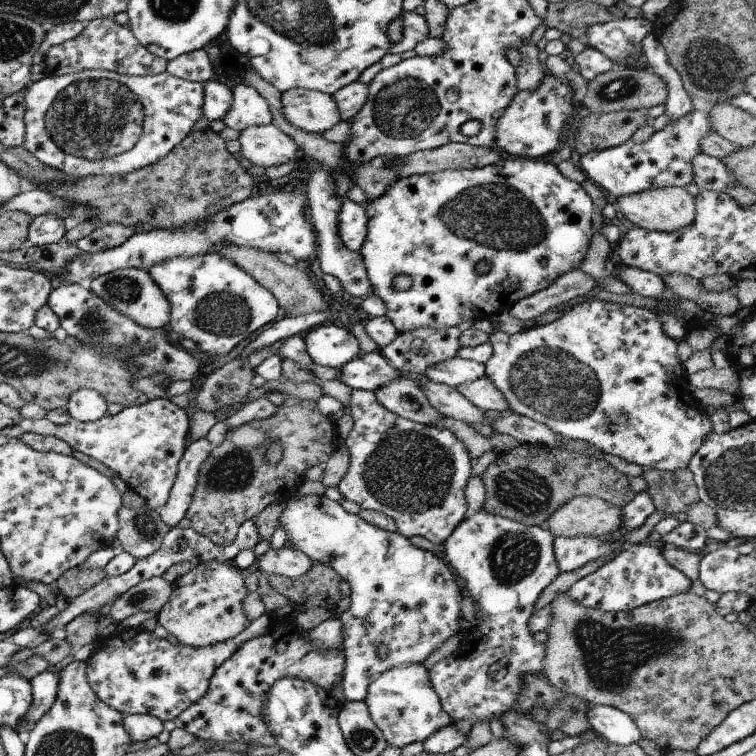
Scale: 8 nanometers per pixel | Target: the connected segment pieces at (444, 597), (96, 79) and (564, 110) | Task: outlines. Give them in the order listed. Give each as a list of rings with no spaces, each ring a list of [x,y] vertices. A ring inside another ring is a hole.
[[[293,495],[291,498],[288,498],[284,502],[284,508],[278,517],[278,528],[280,527],[286,538],[285,545],[290,546],[293,549],[299,550],[304,556],[307,556],[309,560],[313,563],[320,562],[320,564],[330,567],[341,580],[345,581],[349,585],[349,608],[340,614],[338,620],[343,626],[343,643],[342,643],[342,654],[344,655],[344,668],[342,671],[342,680],[340,681],[341,685],[341,694],[345,697],[345,702],[347,701],[363,701],[366,696],[366,689],[370,680],[373,679],[376,675],[379,675],[381,672],[387,671],[392,667],[399,667],[402,665],[409,664],[420,664],[424,658],[430,653],[433,652],[437,646],[439,646],[446,638],[449,638],[451,635],[459,635],[459,628],[457,625],[457,618],[461,614],[459,611],[459,601],[462,596],[459,594],[459,588],[453,580],[453,576],[449,572],[445,562],[437,558],[435,554],[420,550],[415,548],[411,542],[409,542],[407,537],[403,537],[397,532],[388,532],[380,530],[371,524],[365,523],[358,515],[348,514],[337,502],[332,502],[329,498],[326,498],[324,495],[321,496],[301,496],[300,498]],[[377,646],[385,646],[387,649],[387,657],[379,658],[377,656]]]
[[[86,69],[60,76],[44,76],[37,82],[31,82],[24,90],[24,145],[25,148],[38,162],[63,172],[71,178],[85,177],[88,175],[125,175],[129,172],[144,168],[163,159],[183,138],[192,131],[193,125],[202,117],[204,98],[204,84],[187,81],[163,72],[157,75],[119,75],[114,71],[101,69]]]
[[[544,76],[531,91],[519,91],[495,124],[495,145],[502,156],[523,159],[545,159],[558,148],[561,127],[565,124],[576,94],[561,80]]]

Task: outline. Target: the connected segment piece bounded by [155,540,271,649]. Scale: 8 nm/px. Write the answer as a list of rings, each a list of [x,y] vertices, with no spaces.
[[[260,540],[252,550],[255,560],[247,569],[212,560],[196,564],[172,584],[171,597],[156,612],[157,623],[176,638],[179,645],[195,649],[234,638],[250,624],[244,614],[244,599],[248,594],[244,586],[245,576],[258,570],[259,558],[270,547],[269,541]]]

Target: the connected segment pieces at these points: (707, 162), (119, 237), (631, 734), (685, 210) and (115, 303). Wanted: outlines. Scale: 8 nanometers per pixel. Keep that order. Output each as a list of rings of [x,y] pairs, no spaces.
[[[700,153],[692,161],[692,178],[701,191],[727,193],[728,189],[737,186],[732,173],[719,159]]]
[[[106,223],[93,230],[89,236],[81,238],[74,246],[86,254],[96,254],[120,246],[134,234],[132,227],[116,223]]]
[[[589,705],[586,715],[597,737],[607,743],[625,746],[642,738],[632,719],[617,708]]]
[[[683,187],[653,188],[638,194],[618,197],[617,205],[633,227],[649,231],[671,233],[684,230],[696,218],[695,197],[690,196]]]
[[[116,269],[87,282],[87,289],[111,306],[114,312],[129,318],[135,325],[145,329],[162,329],[169,323],[169,304],[159,288],[150,280],[146,270]]]

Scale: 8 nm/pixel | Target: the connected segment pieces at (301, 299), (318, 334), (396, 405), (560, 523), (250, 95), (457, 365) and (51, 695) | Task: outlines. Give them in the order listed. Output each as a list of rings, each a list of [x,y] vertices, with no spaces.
[[[219,245],[215,250],[219,257],[225,258],[249,274],[255,282],[263,286],[275,298],[278,306],[285,308],[291,317],[308,314],[314,311],[329,311],[329,306],[323,302],[317,288],[311,284],[302,268],[289,261],[282,261],[275,254],[251,249],[248,247],[237,247],[236,245]]]
[[[330,322],[309,330],[303,336],[309,359],[321,367],[339,369],[360,354],[352,332],[337,328]]]
[[[401,376],[373,394],[377,403],[388,412],[421,425],[441,428],[437,424],[442,418],[447,418],[428,404],[428,399],[422,394],[416,380],[410,376]]]
[[[578,495],[553,512],[546,523],[555,537],[601,538],[617,532],[622,521],[617,506],[596,497]]]
[[[246,84],[236,85],[231,89],[231,92],[231,107],[227,114],[222,117],[225,127],[241,133],[250,127],[272,123],[269,106],[252,87]]]
[[[457,356],[427,368],[423,374],[423,378],[452,388],[457,388],[461,384],[478,380],[484,376],[485,364],[459,359]]]
[[[60,667],[47,668],[28,681],[32,691],[32,704],[26,718],[15,730],[22,738],[31,730],[31,726],[39,721],[44,712],[53,705],[59,681],[59,672]]]

